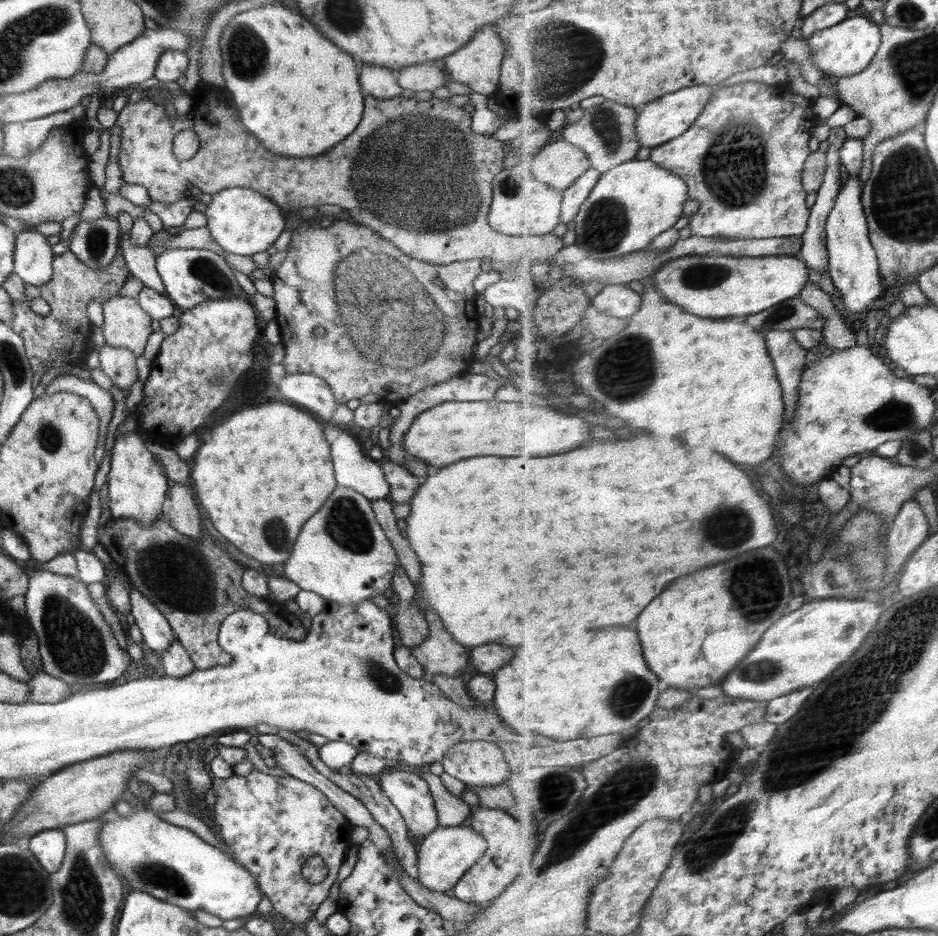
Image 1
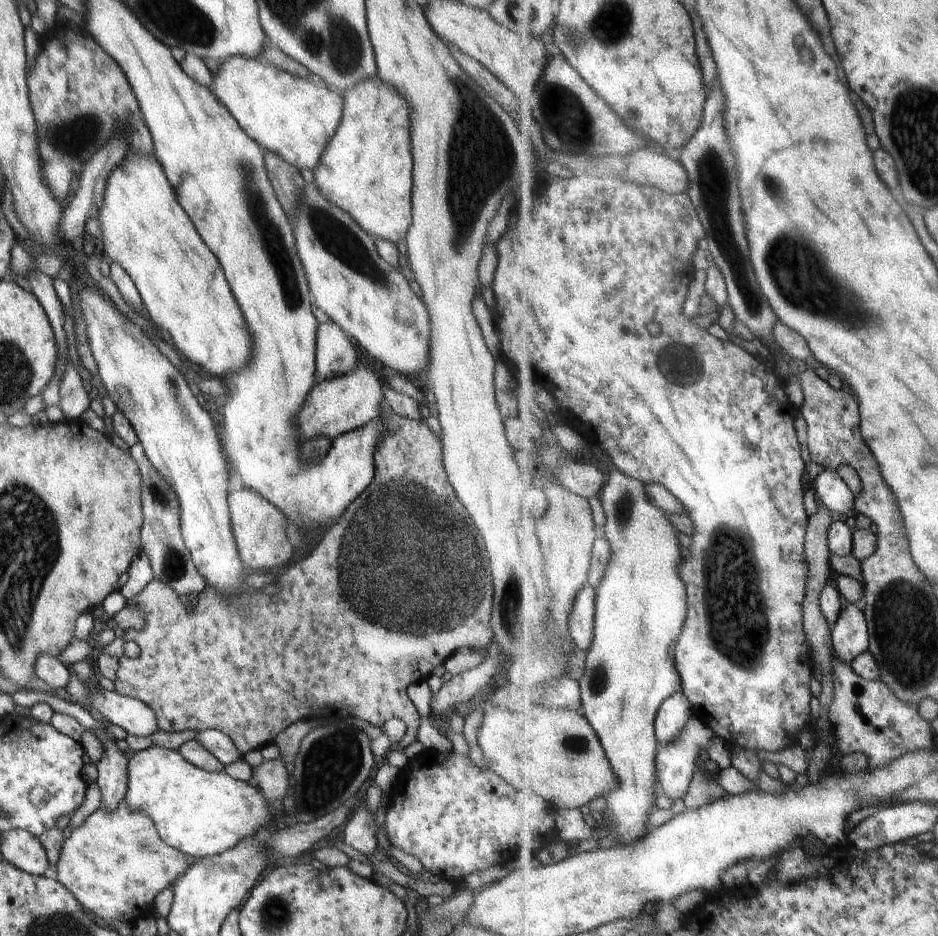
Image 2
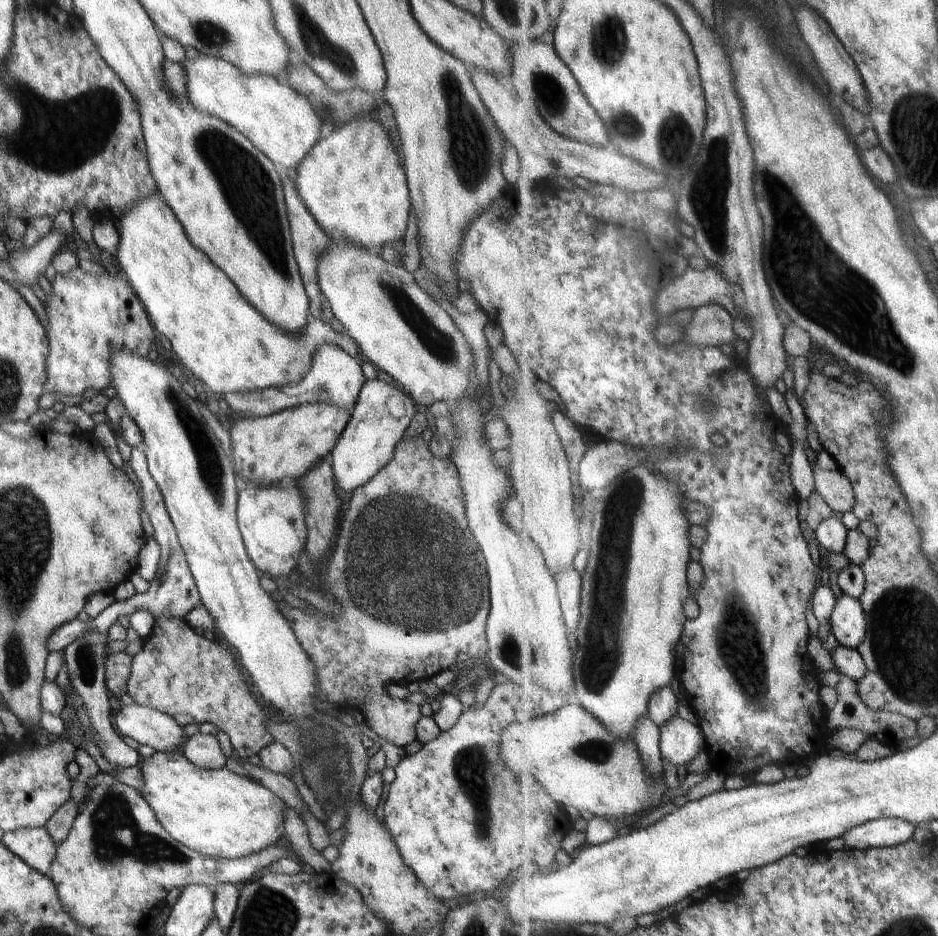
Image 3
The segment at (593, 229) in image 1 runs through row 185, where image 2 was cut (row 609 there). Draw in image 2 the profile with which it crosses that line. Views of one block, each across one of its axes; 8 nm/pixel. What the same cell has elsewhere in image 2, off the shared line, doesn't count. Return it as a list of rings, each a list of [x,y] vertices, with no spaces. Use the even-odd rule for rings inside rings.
[[[594,444],[590,446],[593,453],[598,459],[607,462],[610,467],[610,475],[608,477],[608,482],[602,492],[601,502],[606,515],[606,538],[610,540],[612,544],[612,550],[614,550],[614,556],[612,556],[612,562],[608,566],[608,572],[602,580],[602,586],[597,589],[598,596],[596,596],[596,624],[594,624],[594,644],[592,648],[588,648],[586,667],[584,675],[579,680],[582,686],[582,706],[584,706],[584,714],[590,724],[593,724],[594,730],[598,732],[598,736],[601,737],[603,742],[603,748],[606,748],[606,752],[613,763],[614,772],[618,774],[620,778],[620,788],[616,792],[610,792],[605,814],[607,817],[605,824],[608,825],[612,833],[620,834],[623,838],[623,844],[636,844],[640,842],[646,834],[650,831],[650,818],[652,818],[652,812],[658,808],[658,776],[659,773],[656,760],[658,758],[659,741],[657,740],[656,724],[657,716],[662,708],[662,704],[666,702],[671,696],[674,696],[676,692],[684,690],[682,673],[679,671],[677,665],[677,646],[680,642],[680,636],[685,631],[686,621],[689,615],[689,589],[686,586],[684,578],[682,578],[682,572],[680,572],[680,564],[686,556],[687,551],[684,549],[682,544],[678,539],[678,533],[680,530],[674,526],[674,522],[670,520],[670,516],[658,508],[652,500],[650,500],[650,494],[646,492],[646,486],[648,483],[642,482],[628,474],[624,474],[616,464],[614,460],[609,458],[608,452],[602,450],[600,446],[595,446]]]

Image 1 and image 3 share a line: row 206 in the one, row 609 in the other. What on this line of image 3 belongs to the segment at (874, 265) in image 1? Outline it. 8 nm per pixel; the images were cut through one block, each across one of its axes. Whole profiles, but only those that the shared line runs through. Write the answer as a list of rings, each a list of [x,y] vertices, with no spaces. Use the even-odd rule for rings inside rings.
[[[844,593],[838,599],[832,626],[842,645],[860,648],[869,635],[868,616],[862,601],[858,600],[858,597]]]

